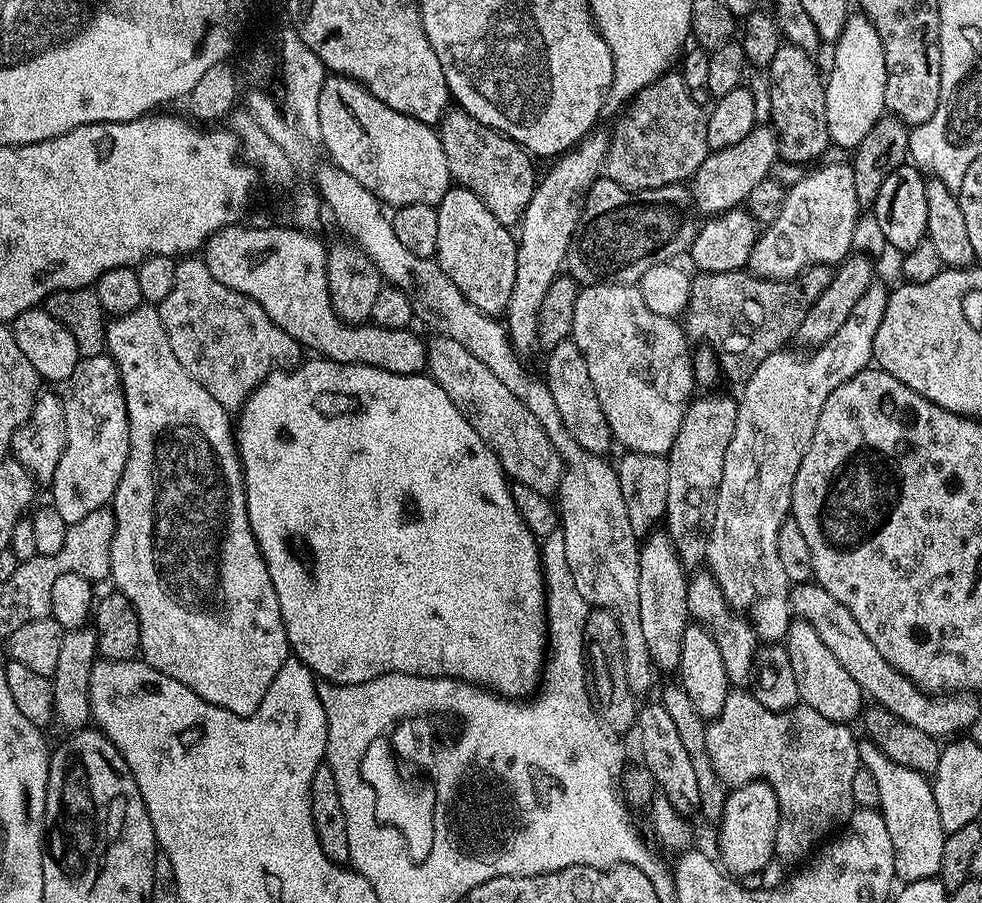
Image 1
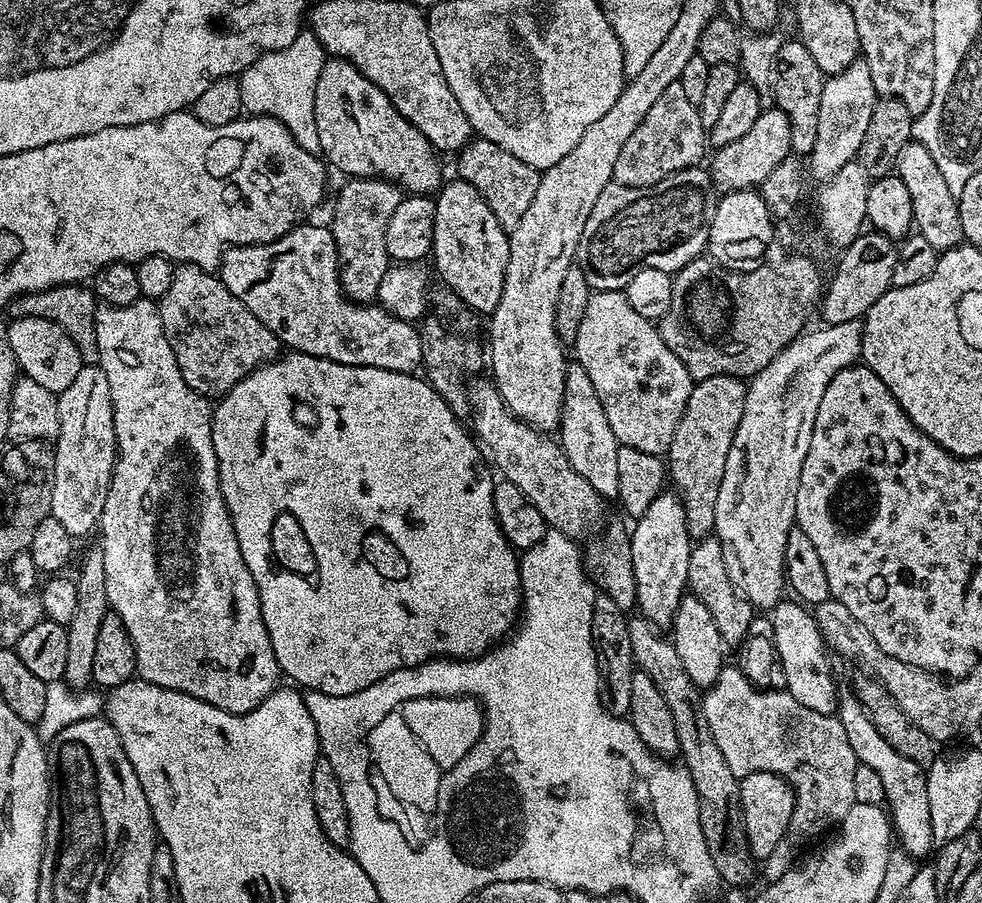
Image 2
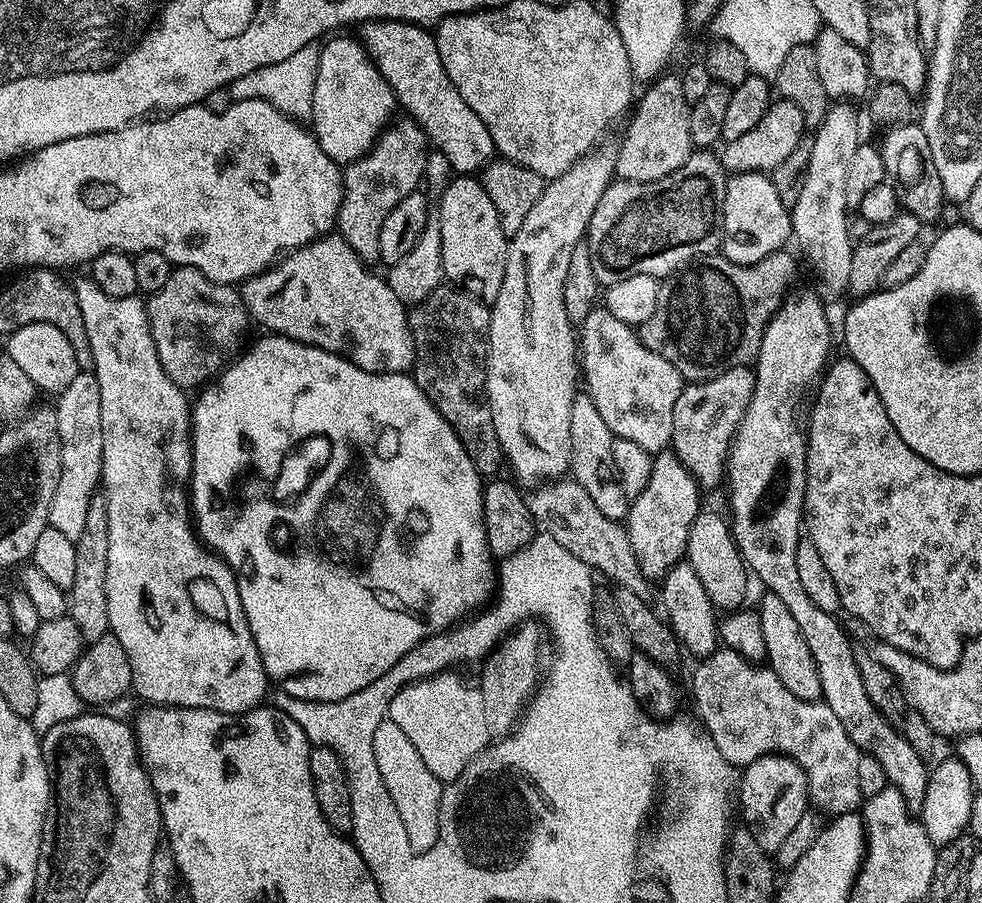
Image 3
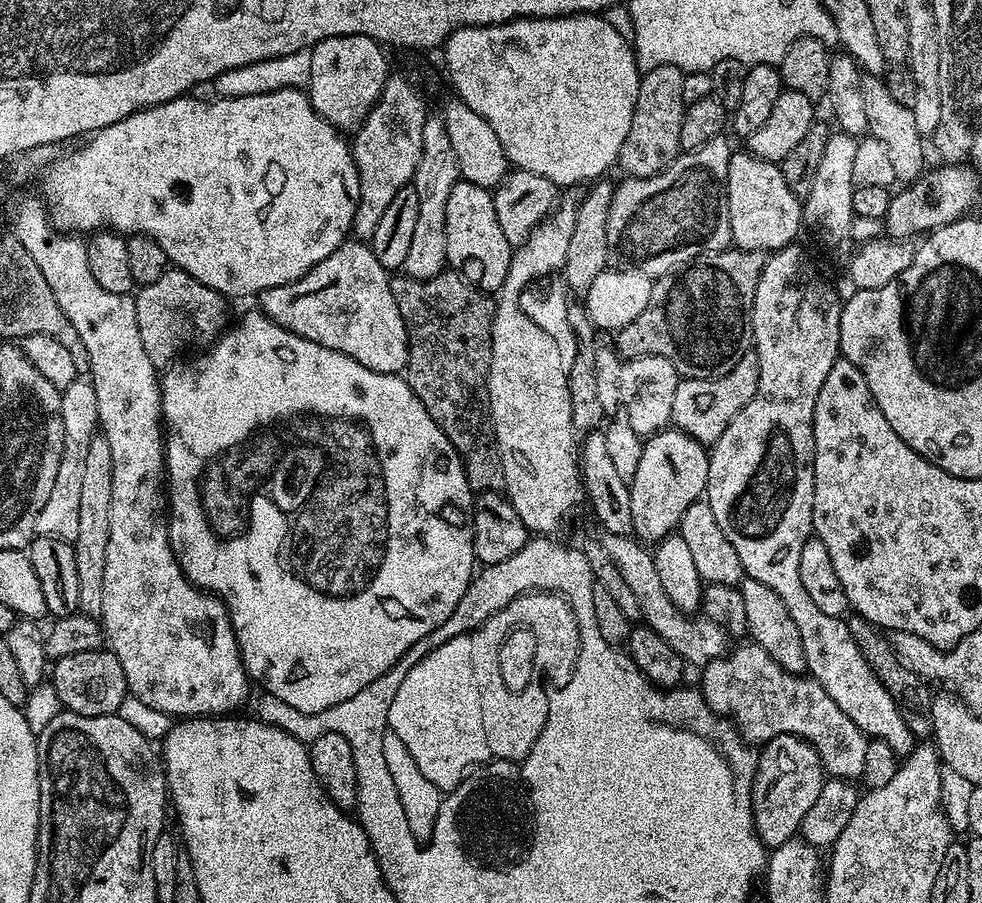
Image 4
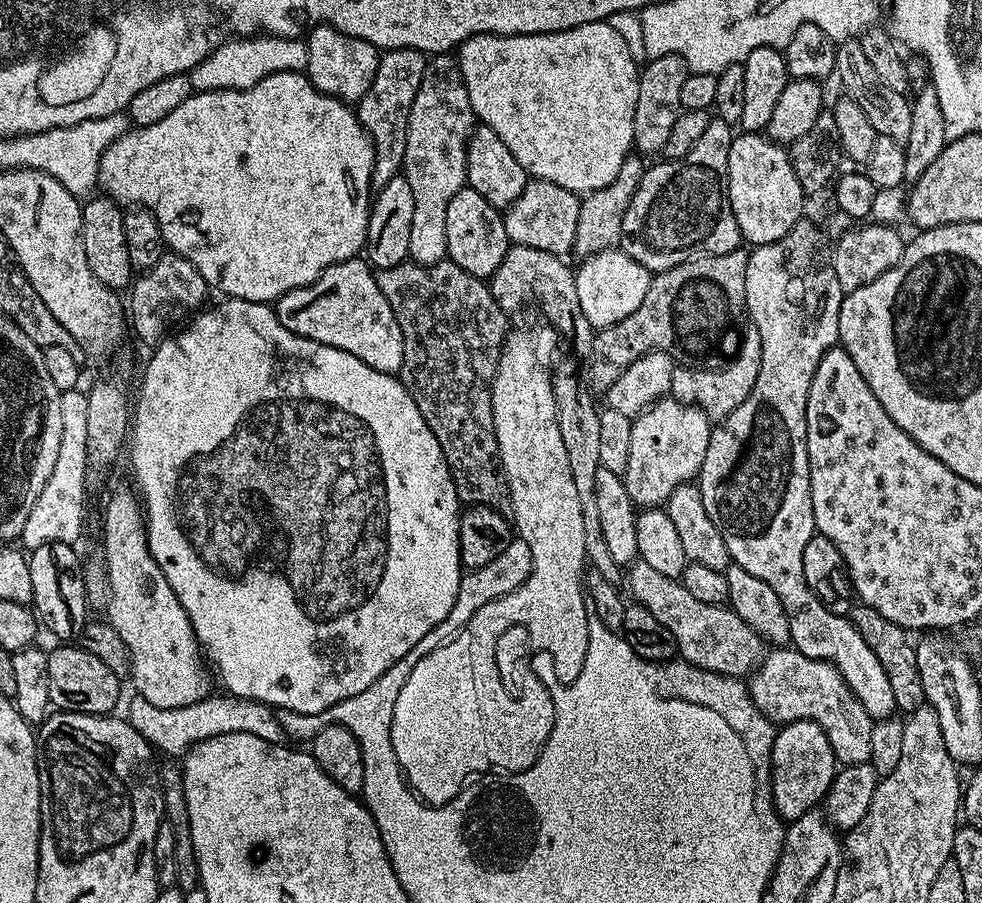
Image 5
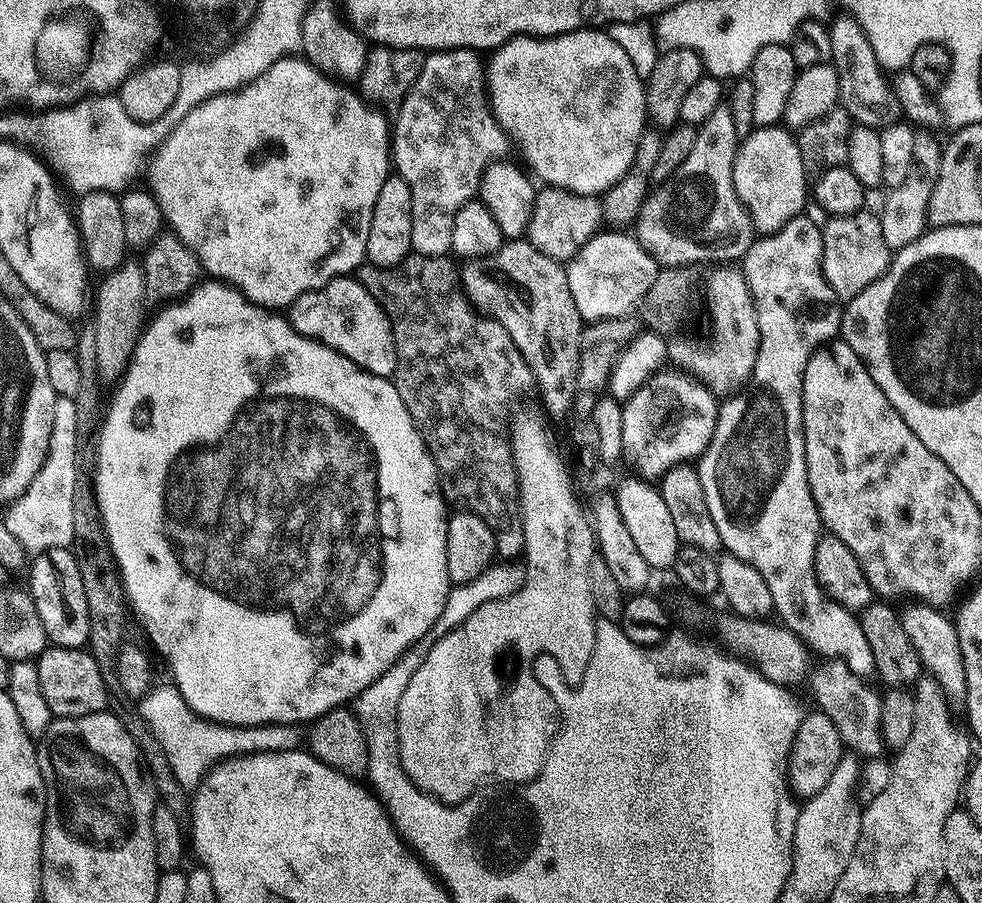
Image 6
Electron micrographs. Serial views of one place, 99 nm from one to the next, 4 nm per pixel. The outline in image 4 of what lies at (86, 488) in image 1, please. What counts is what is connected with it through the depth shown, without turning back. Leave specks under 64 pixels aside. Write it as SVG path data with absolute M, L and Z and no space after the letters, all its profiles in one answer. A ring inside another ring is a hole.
M77 378L62 390L60 413L64 427L64 449L58 462L58 478L54 478L54 490L46 498L36 523L36 536L53 536L59 540L73 541L78 538L78 506L81 503L82 470L86 463L86 450L98 435L98 398L94 394L91 379Z

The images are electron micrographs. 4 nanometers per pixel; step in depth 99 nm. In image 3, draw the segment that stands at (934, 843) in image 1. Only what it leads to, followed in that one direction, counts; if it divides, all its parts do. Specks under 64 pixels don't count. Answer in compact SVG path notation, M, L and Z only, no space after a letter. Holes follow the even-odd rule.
M797 290L789 291L788 295L780 303L780 308L770 318L770 322L766 326L766 330L762 334L762 346L758 350L754 361L754 371L756 374L756 385L754 386L754 394L750 398L750 406L746 410L746 414L742 418L740 428L736 431L736 436L732 440L732 448L728 451L728 462L726 465L726 488L732 491L732 516L730 515L730 523L732 525L732 536L736 540L738 550L742 554L744 563L747 564L749 573L753 577L756 576L765 585L763 586L767 591L778 594L778 598L782 598L782 602L790 609L791 616L794 617L794 622L798 622L798 630L802 630L802 638L806 638L806 646L810 646L810 654L814 654L814 662L818 666L818 678L822 678L822 699L825 704L830 706L830 710L834 710L834 714L838 718L838 722L842 722L842 730L846 730L846 734L850 734L850 742L854 742L854 746L859 748L861 753L878 758L878 762L882 762L882 770L886 770L886 778L889 785L898 789L902 794L902 798L906 798L908 809L913 814L919 813L923 806L923 799L926 796L927 780L929 775L929 765L926 763L925 757L918 754L918 750L914 750L914 746L910 746L910 742L906 742L906 738L902 738L902 734L880 711L874 706L874 702L870 702L869 695L866 694L866 689L862 687L862 674L856 665L854 658L854 650L852 649L853 641L850 639L849 633L846 631L843 623L839 624L836 621L837 617L833 613L826 610L818 610L818 606L814 606L814 601L806 595L806 589L802 587L802 581L798 579L798 565L796 554L798 554L798 542L802 538L802 525L804 523L804 491L806 490L806 474L808 473L808 442L806 439L805 429L802 427L802 412L800 416L800 399L808 392L808 387L815 385L821 379L822 373L825 371L826 365L829 363L828 351L832 348L832 339L834 333L832 328L826 322L826 306L816 295L815 291L808 290L808 292L796 292Z

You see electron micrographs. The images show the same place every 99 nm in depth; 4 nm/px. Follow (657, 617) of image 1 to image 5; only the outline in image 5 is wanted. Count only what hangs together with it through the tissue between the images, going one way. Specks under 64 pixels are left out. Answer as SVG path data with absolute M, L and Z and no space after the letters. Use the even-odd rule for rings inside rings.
M675 398L657 400L641 416L635 417L630 434L630 462L623 474L626 494L630 494L637 509L647 510L667 505L670 494L678 486L693 483L700 475L700 467L706 458L706 446L710 446L713 425L708 415L692 404L684 404Z

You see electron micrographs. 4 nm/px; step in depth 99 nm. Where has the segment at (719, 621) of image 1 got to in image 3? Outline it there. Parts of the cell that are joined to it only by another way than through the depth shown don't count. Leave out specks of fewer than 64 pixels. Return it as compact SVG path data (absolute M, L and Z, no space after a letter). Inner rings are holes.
M702 510L690 526L690 538L686 542L686 562L694 566L710 602L718 610L735 610L745 607L750 573L732 536L732 525L716 512Z

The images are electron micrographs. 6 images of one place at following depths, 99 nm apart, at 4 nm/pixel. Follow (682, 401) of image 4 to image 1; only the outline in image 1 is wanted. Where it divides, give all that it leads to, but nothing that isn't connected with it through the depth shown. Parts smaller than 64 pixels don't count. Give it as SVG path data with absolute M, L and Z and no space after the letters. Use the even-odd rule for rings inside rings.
M697 395L684 411L678 438L674 438L674 446L666 454L670 466L670 491L666 493L663 523L685 569L699 569L707 561L724 455L730 446L730 438L734 438L737 418L738 403L733 397L731 400L728 396Z

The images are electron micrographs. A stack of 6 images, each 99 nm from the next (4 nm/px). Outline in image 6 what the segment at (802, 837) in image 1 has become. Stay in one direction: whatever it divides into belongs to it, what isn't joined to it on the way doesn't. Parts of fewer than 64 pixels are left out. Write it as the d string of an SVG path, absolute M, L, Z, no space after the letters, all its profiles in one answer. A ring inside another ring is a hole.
M828 658L811 669L810 679L812 678L812 700L819 711L824 712L830 718L830 722L834 722L834 726L838 726L838 734L842 738L845 749L849 753L855 754L860 758L869 756L879 756L885 751L884 739L880 733L880 698L881 693L875 692L868 685L869 681L865 677L854 674L850 670L850 666L846 666L846 662L839 658Z

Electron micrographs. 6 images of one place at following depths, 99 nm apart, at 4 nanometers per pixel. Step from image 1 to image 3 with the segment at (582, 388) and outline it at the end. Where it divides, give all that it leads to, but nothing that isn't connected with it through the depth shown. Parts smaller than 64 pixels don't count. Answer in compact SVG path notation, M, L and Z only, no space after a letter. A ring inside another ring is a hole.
M577 394L570 406L570 465L571 479L576 481L594 501L594 506L606 514L606 518L627 521L630 497L622 490L622 478L618 478L618 466L614 466L614 437L610 426L606 426L598 406L586 394Z

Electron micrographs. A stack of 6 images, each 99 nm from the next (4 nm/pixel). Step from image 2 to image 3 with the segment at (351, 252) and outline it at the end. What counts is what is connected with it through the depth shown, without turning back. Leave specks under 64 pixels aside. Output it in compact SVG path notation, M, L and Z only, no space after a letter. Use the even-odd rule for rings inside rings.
M411 118L397 119L389 123L376 139L376 144L366 155L343 165L344 197L336 219L338 234L350 242L350 250L365 262L380 260L378 234L382 234L382 222L386 214L402 202L411 192L417 191L425 179L424 167L428 161L430 145L424 131ZM397 123L397 124L396 124Z

